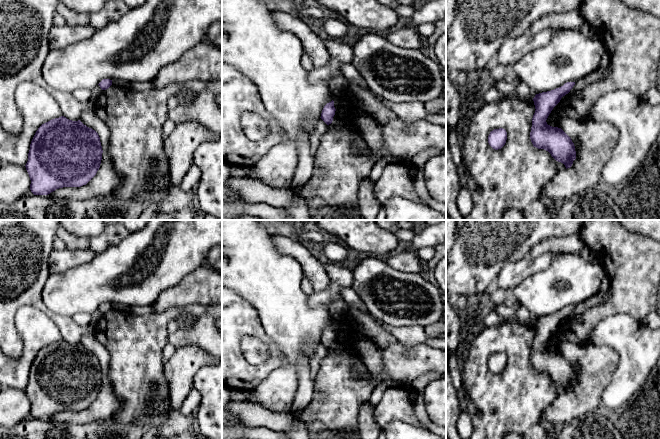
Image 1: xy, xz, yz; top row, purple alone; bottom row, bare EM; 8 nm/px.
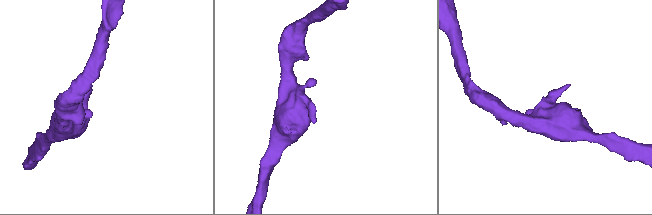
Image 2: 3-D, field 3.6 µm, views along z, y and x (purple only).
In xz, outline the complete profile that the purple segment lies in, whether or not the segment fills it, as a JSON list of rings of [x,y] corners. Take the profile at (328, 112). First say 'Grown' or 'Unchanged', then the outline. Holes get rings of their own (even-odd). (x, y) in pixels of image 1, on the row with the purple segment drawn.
Unchanged. [[[334,101],[327,103],[321,113],[321,119],[327,124],[331,124],[333,121],[333,117],[335,115],[335,107],[334,107]]]

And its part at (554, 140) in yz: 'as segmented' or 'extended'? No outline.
as segmented

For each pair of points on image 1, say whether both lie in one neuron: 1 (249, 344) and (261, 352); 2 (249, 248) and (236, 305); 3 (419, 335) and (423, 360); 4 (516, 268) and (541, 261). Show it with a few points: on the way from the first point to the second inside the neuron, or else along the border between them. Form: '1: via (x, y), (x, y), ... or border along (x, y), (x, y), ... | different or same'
1: via (252, 347), (258, 352) | same
2: border along (232, 289), (256, 309) | different
3: border along (397, 341), (406, 346), (416, 346), (424, 343) | different
4: via (522, 268), (535, 265) | same

